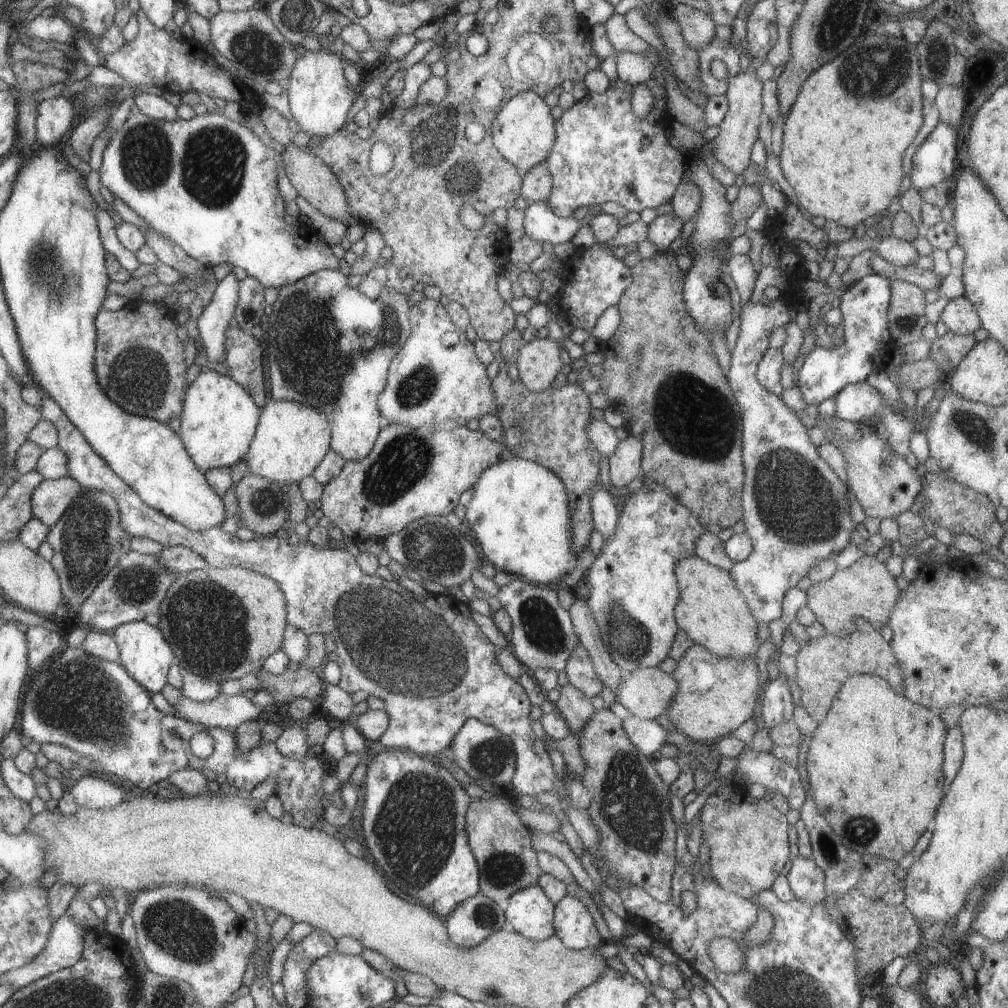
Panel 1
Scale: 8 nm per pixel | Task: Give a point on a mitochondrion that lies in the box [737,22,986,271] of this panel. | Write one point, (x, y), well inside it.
(875, 71)

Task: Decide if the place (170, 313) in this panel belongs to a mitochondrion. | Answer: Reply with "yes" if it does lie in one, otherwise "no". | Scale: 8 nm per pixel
no

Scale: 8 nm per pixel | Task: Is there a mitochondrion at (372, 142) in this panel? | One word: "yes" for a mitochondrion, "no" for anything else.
no

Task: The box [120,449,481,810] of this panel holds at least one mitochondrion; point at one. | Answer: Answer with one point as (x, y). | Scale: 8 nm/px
(398, 646)

